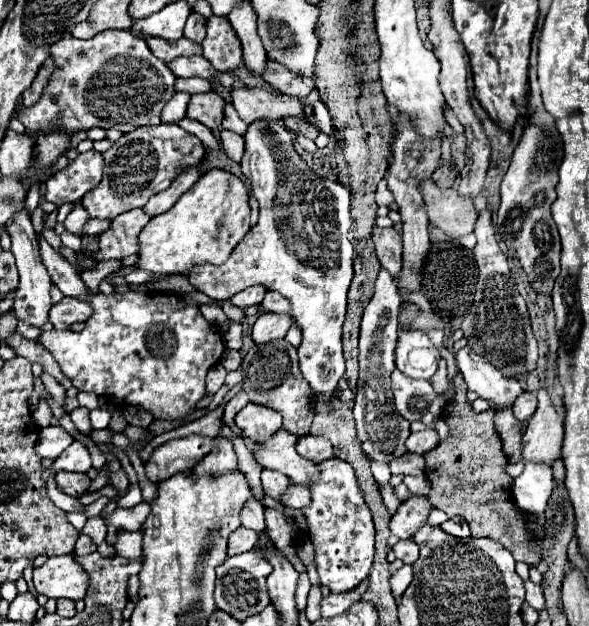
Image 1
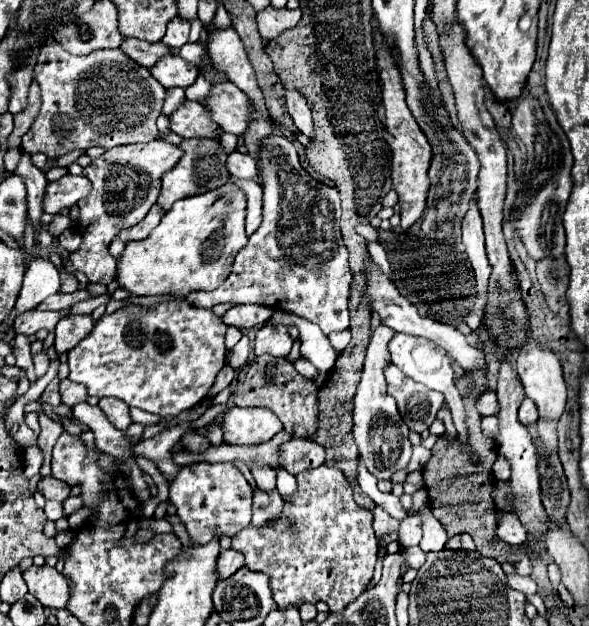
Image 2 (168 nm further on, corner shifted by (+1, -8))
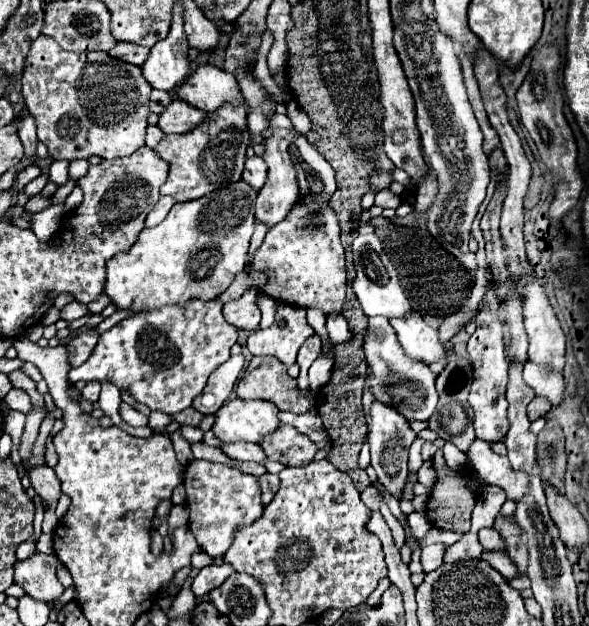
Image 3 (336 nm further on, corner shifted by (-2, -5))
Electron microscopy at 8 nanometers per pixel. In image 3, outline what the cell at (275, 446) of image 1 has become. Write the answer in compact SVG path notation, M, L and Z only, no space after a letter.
M280 411L278 417L281 422L289 424L300 433L307 435L317 445L319 450L331 447L331 439L327 437L327 431L323 429L323 423L317 412L308 411L307 413L297 415Z

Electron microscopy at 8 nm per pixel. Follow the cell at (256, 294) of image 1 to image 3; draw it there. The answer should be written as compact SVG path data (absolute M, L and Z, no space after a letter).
M245 293L241 299L237 301L229 301L223 305L223 315L225 319L235 325L237 329L257 329L259 321L261 321L261 311L257 307L257 293Z

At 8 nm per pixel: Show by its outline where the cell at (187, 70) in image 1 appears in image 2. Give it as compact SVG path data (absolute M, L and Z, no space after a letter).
M170 52L168 56L162 56L152 68L152 76L164 86L164 88L188 88L198 78L198 66L186 62L176 52Z

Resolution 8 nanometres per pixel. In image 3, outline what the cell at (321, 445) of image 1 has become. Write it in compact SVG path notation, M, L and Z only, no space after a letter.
M279 423L279 429L267 435L259 445L271 461L279 461L287 467L303 467L311 463L317 453L317 445L307 435L283 423Z

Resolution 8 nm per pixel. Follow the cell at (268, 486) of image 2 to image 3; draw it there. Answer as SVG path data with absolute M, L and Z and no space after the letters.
M239 441L239 443L223 443L221 451L227 457L231 457L231 459L255 461L259 465L265 465L265 461L267 461L267 455L263 453L263 449L261 449L259 443L245 443L245 441Z

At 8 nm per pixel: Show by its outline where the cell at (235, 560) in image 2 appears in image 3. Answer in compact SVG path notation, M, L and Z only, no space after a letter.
M211 563L207 567L203 567L195 577L193 577L193 593L195 597L203 597L207 595L213 587L219 587L231 573L233 573L233 565L229 563Z

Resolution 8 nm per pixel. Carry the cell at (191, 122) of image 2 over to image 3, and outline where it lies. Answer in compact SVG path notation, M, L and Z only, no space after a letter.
M175 99L161 115L159 115L159 127L165 133L189 133L197 125L201 125L207 117L207 111L197 109L193 105L187 105L181 99Z

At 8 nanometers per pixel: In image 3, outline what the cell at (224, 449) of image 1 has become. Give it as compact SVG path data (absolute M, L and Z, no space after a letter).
M193 461L185 467L183 485L187 491L185 503L189 507L189 529L195 535L199 547L211 557L221 557L229 549L235 529L251 525L263 513L257 477L229 465Z

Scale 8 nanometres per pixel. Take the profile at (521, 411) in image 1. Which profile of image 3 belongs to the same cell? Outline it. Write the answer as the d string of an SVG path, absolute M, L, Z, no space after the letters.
M533 397L533 401L531 401L529 407L527 407L527 417L529 417L531 421L535 421L535 419L543 417L549 409L551 409L551 405L549 405L547 399L543 399L543 397Z

